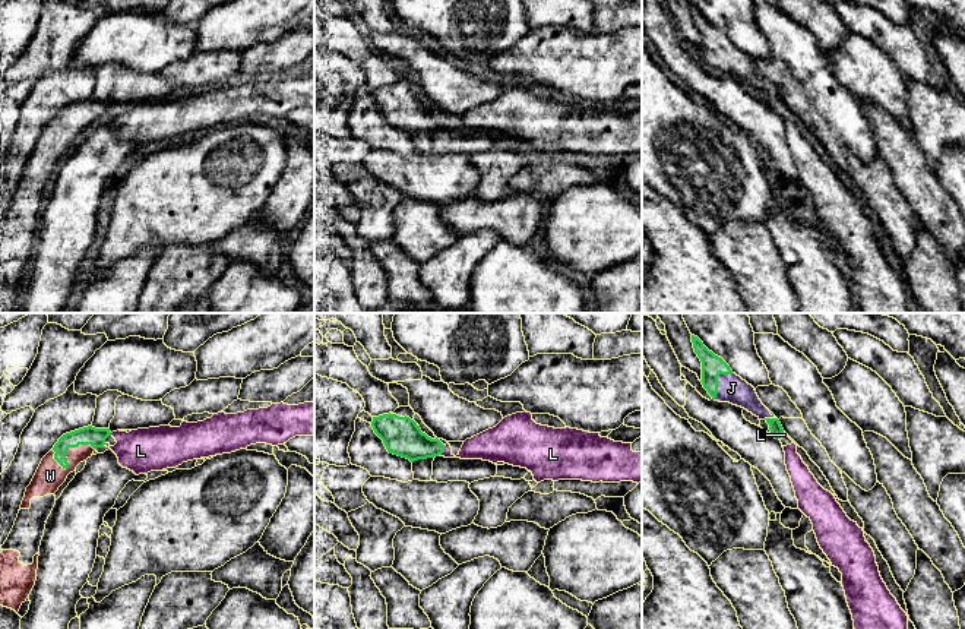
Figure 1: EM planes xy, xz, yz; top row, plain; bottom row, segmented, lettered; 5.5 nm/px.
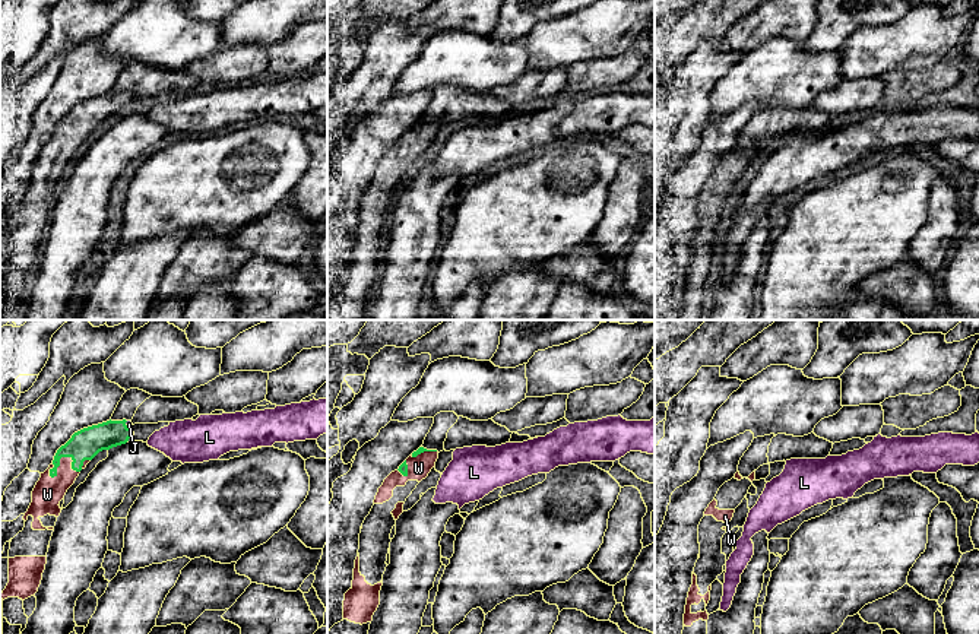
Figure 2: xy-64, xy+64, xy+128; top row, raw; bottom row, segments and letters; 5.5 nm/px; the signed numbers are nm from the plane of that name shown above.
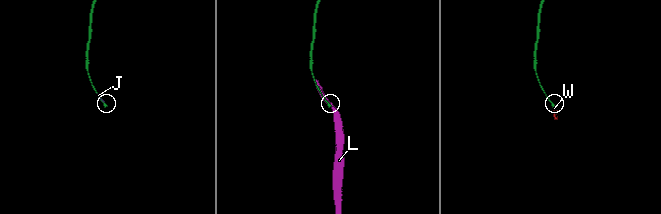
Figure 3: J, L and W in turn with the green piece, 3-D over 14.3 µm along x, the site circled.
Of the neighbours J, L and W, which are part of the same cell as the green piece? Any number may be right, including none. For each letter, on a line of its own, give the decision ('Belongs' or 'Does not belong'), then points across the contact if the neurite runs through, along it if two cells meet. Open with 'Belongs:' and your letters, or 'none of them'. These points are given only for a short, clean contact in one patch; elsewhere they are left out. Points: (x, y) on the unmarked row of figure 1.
Belongs: J, W
J: Belongs
L: Does not belong. Boundary: xz (445, 119), (440, 127)
W: Belongs

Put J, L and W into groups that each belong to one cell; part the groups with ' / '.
J W / L

